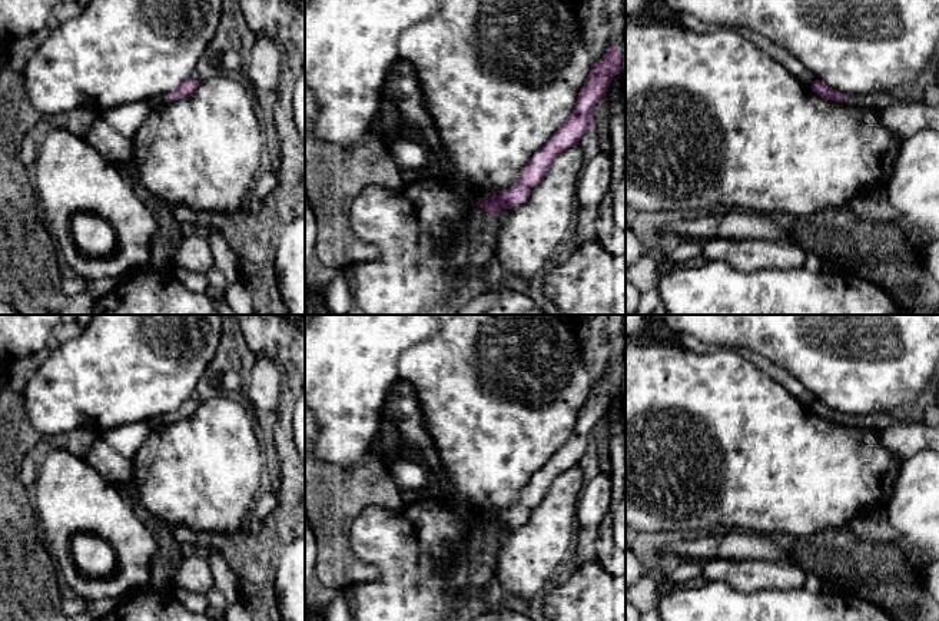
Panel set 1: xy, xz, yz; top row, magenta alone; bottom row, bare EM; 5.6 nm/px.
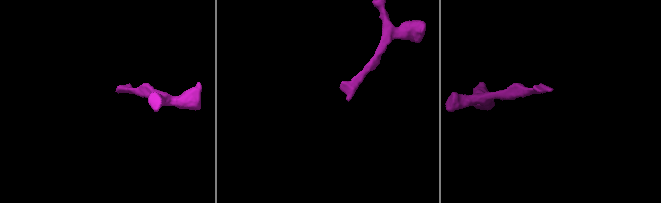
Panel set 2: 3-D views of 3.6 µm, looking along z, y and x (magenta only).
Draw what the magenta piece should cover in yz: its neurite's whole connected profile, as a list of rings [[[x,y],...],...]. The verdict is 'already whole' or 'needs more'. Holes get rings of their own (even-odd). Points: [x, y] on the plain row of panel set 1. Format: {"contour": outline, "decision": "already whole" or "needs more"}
{"contour": [[[814,401],[810,409],[823,419],[835,421],[839,424],[846,424],[849,426],[873,429],[882,434],[893,422],[893,418],[887,412],[869,414],[863,416],[857,415],[843,415],[820,401]]], "decision": "needs more"}

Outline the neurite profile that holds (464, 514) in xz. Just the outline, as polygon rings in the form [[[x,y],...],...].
[[[448,501],[448,508],[452,511],[452,514],[455,517],[458,517],[461,519],[464,529],[471,527],[472,515],[471,515],[470,509],[462,508],[454,502],[449,502],[449,501]]]

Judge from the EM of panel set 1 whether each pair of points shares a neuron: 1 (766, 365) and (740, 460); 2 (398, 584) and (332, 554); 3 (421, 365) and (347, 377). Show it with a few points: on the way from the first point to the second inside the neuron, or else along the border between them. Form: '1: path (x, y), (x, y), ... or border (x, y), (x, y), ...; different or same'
1: border (743, 352), (790, 394); different
2: border (377, 577), (354, 584); different
3: border (418, 342), (400, 357), (398, 378); different

